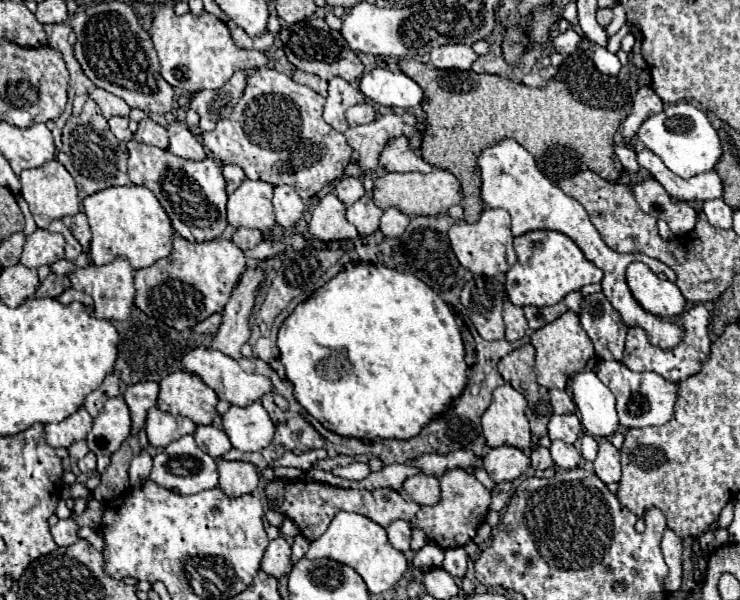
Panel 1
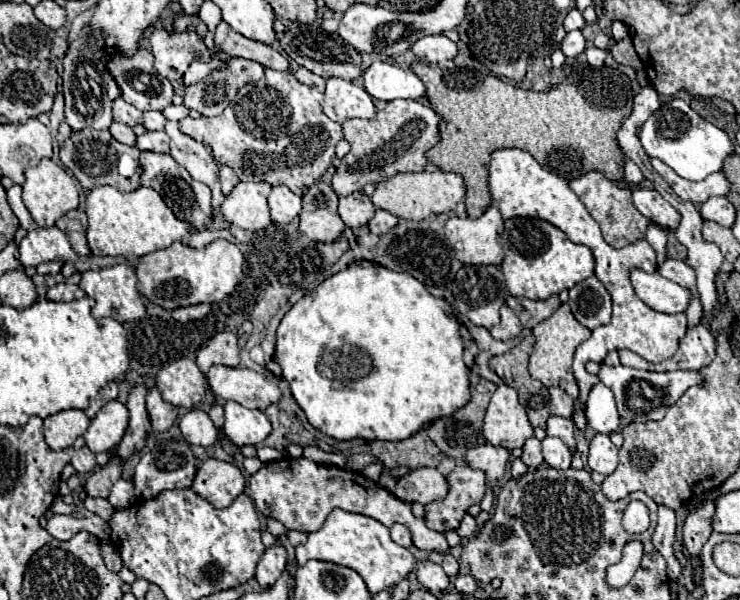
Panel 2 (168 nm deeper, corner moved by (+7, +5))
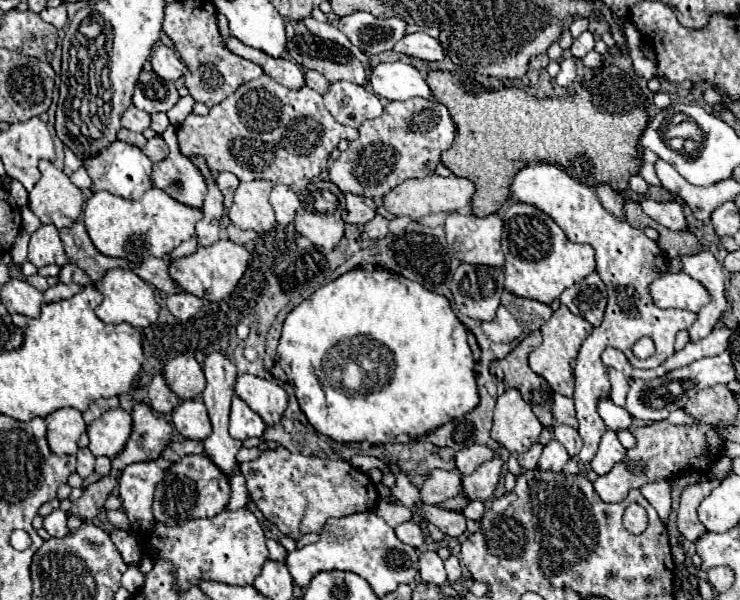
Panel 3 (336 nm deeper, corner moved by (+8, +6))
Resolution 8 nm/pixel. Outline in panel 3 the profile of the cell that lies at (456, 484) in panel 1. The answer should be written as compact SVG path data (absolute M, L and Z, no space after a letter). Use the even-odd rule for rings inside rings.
M496 456L490 462L484 462L482 466L478 466L478 470L474 470L468 476L462 476L462 494L474 502L474 500L488 500L494 490L496 484L500 480L500 468L502 468L502 460Z

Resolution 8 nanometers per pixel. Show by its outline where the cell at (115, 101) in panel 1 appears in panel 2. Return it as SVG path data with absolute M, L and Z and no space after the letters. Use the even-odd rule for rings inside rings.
M121 97L115 99L115 103L113 103L113 117L115 117L115 121L125 123L129 127L135 127L141 123L141 111L135 109L133 105L125 103Z

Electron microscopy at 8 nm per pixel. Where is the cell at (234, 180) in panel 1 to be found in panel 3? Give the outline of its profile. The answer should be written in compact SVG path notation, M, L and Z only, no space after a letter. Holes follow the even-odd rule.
M220 172L218 178L216 178L222 194L224 194L224 206L230 208L232 206L232 196L234 196L234 190L238 188L240 180L232 174L232 172Z

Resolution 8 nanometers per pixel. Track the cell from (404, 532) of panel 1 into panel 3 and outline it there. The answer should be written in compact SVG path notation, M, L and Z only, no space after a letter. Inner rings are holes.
M402 522L400 526L396 526L396 536L400 542L414 546L414 548L422 548L424 546L424 538L420 534L420 528L414 522Z

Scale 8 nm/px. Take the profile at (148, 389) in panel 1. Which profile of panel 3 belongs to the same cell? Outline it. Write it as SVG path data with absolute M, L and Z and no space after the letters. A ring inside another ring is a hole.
M136 402L132 408L132 434L124 450L112 458L112 468L124 470L128 464L146 462L158 458L160 452L168 446L172 426L158 416L148 404Z

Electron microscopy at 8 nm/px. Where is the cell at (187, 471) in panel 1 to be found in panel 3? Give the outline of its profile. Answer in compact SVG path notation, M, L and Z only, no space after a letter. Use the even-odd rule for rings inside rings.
M158 456L156 460L126 466L120 476L118 492L124 500L124 512L128 514L132 528L140 534L146 534L152 528L152 496L172 464L172 460Z

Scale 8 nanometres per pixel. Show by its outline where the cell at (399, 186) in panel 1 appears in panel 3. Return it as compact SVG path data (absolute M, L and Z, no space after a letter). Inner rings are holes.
M432 174L426 178L410 178L384 194L384 208L394 216L408 216L412 220L418 220L432 212L456 212L458 208L468 206L474 190L476 190L474 184L460 176L444 178L444 176Z

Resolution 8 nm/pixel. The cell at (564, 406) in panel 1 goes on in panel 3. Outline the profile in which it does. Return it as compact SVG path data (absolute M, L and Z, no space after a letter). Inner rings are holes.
M554 394L552 414L554 414L554 420L556 420L556 422L560 422L560 424L568 424L568 426L572 426L572 428L578 428L572 398L562 396L562 394Z

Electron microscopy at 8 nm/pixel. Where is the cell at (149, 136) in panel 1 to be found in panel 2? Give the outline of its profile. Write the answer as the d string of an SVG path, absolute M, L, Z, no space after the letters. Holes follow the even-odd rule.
M149 131L141 137L137 137L137 147L141 151L169 153L169 137L165 135L165 131Z

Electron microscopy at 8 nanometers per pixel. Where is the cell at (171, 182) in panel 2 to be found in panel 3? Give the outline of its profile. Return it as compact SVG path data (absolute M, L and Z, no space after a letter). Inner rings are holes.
M170 124L161 135L168 145L170 156L154 164L154 170L150 176L152 186L164 190L170 198L178 200L180 204L200 210L208 192L206 182L200 170L196 170L186 156L178 154L176 133L177 128Z

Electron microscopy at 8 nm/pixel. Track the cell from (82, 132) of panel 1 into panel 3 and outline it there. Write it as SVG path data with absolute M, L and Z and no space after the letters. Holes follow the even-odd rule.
M112 142L108 144L104 150L100 150L96 156L84 158L84 168L88 172L88 176L92 178L92 192L98 190L108 190L110 194L122 196L122 198L130 198L136 200L140 198L146 190L152 188L150 184L150 172L152 172L152 160L136 146L126 144L126 142Z

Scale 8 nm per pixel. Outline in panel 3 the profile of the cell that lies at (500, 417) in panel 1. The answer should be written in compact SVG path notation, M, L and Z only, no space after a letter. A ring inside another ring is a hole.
M506 388L494 408L494 426L490 436L508 452L520 454L528 450L540 436L542 424L532 414L530 406L522 400L520 392Z

